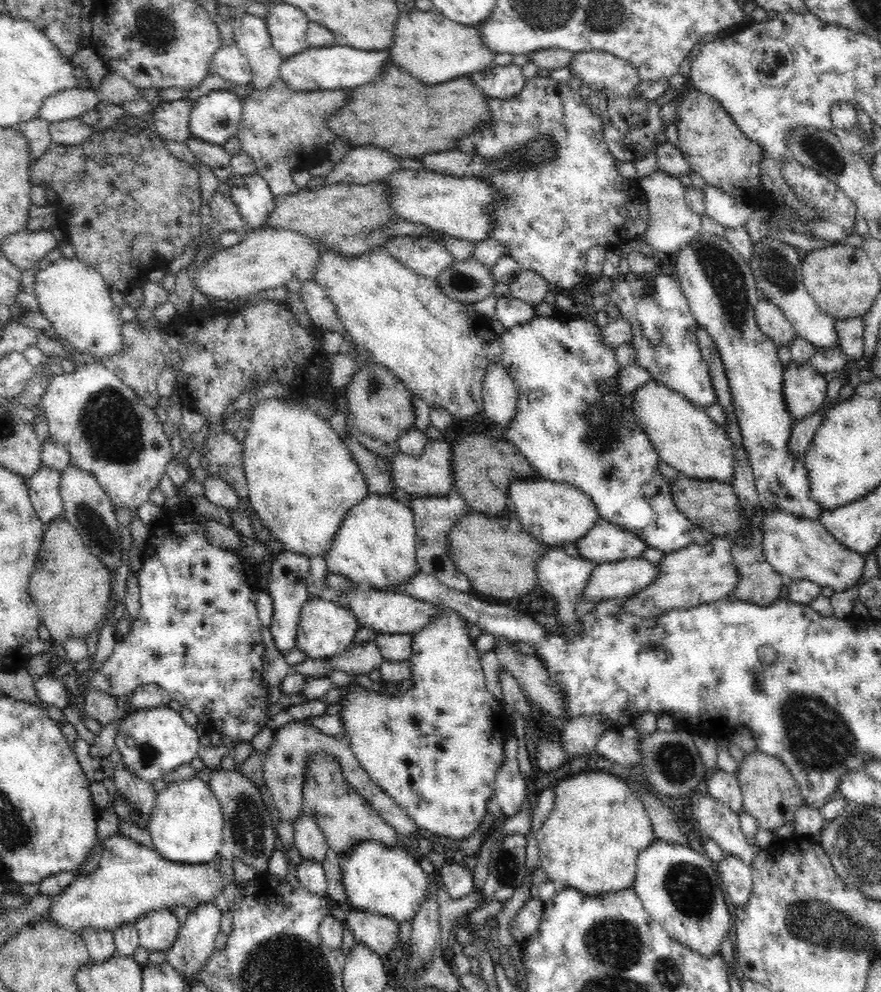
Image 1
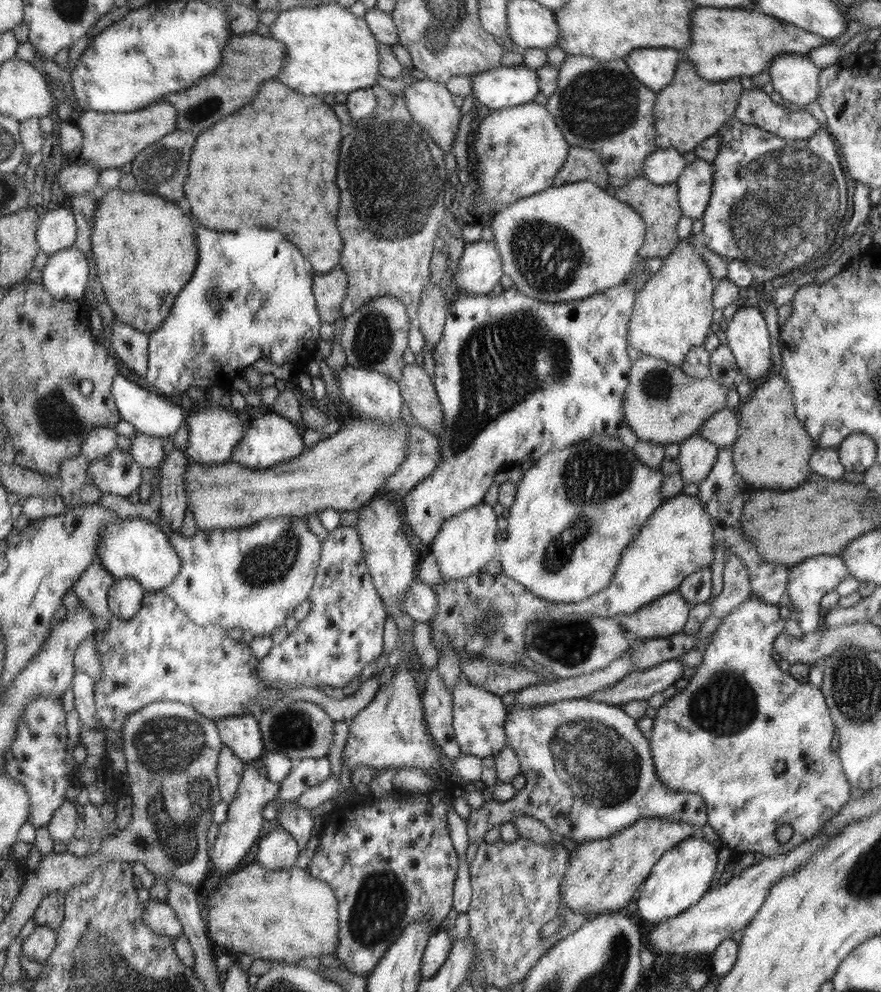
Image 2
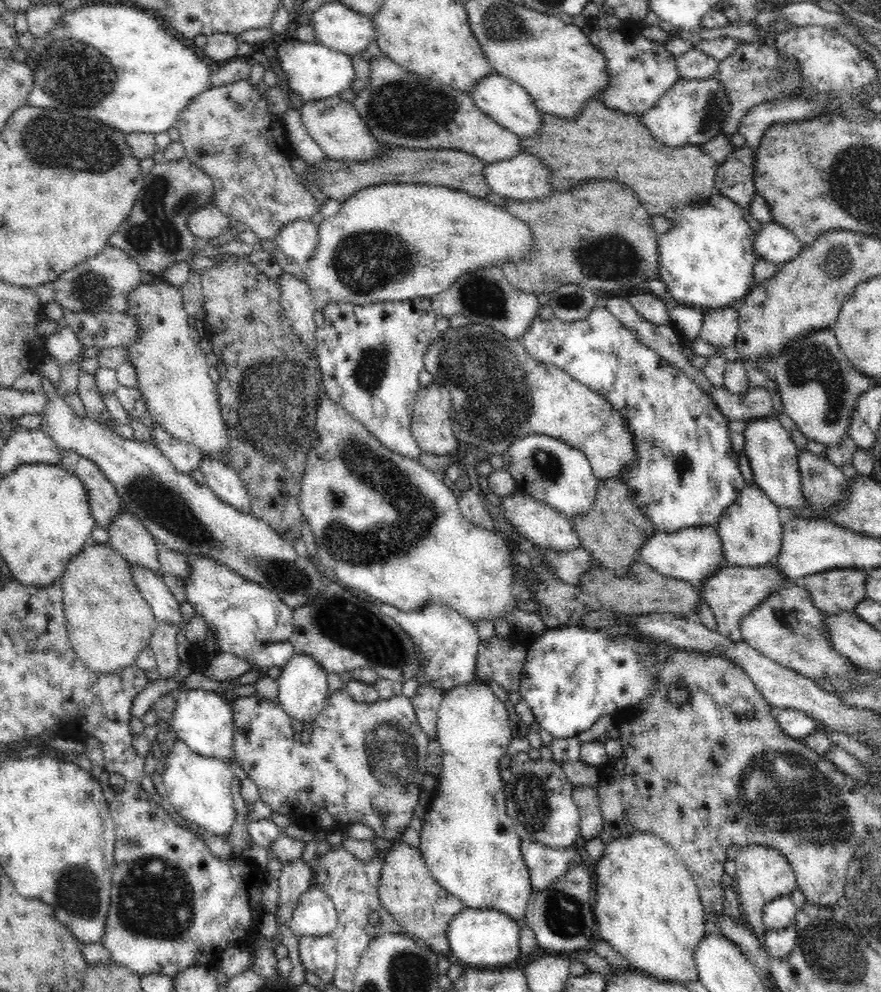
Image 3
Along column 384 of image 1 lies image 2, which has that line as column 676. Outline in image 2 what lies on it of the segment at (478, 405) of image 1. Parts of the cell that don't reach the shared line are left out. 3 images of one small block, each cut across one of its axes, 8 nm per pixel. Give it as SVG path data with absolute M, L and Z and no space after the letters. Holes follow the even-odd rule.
M685 239L678 244L658 272L650 276L637 292L633 317L630 318L629 345L643 356L661 358L680 366L686 354L705 344L712 326L714 276L709 266Z

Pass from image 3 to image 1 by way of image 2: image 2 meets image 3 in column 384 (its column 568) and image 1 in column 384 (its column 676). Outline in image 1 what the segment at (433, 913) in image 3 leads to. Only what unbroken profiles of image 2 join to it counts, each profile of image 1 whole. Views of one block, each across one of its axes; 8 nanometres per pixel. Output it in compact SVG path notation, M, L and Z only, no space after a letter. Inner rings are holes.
M316 754L308 762L302 809L303 814L316 821L329 848L341 856L348 856L352 849L364 841L378 841L382 845L388 845L388 848L398 846L400 835L348 784L348 781L344 780L339 766L325 754L322 756Z

